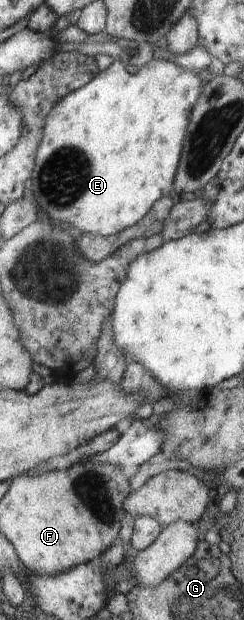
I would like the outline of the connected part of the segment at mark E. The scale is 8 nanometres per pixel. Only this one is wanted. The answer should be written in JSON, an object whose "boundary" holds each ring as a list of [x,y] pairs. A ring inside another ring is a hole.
{"boundary":[[[152,58],[144,67],[138,68],[138,72],[134,74],[126,70],[123,61],[114,61],[107,69],[100,71],[97,77],[93,78],[88,85],[83,85],[76,91],[65,95],[60,102],[54,105],[54,115],[50,115],[50,123],[45,123],[46,143],[42,143],[42,151],[37,151],[38,167],[33,169],[34,179],[31,179],[30,198],[35,201],[38,207],[50,215],[53,222],[70,223],[76,233],[109,236],[136,225],[154,203],[161,197],[168,196],[173,189],[189,117],[192,108],[202,93],[203,83],[198,74],[181,68],[178,64],[169,60]]]}

